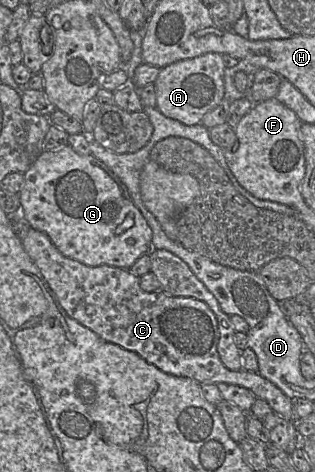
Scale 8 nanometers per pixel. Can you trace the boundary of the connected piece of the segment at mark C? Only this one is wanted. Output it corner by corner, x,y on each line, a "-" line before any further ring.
22,219
20,240
67,315
96,333
104,341
135,352
148,363
170,375
191,378
205,384
227,383
245,387
256,398
265,400
272,411
288,421
295,422
293,401
276,385
258,372
244,369
231,371
224,366
217,351
220,336
217,318
205,302
188,297
173,297
162,291
148,293
141,289
139,277
131,274
128,269
107,265
87,266
68,258
61,254
46,234
27,226

